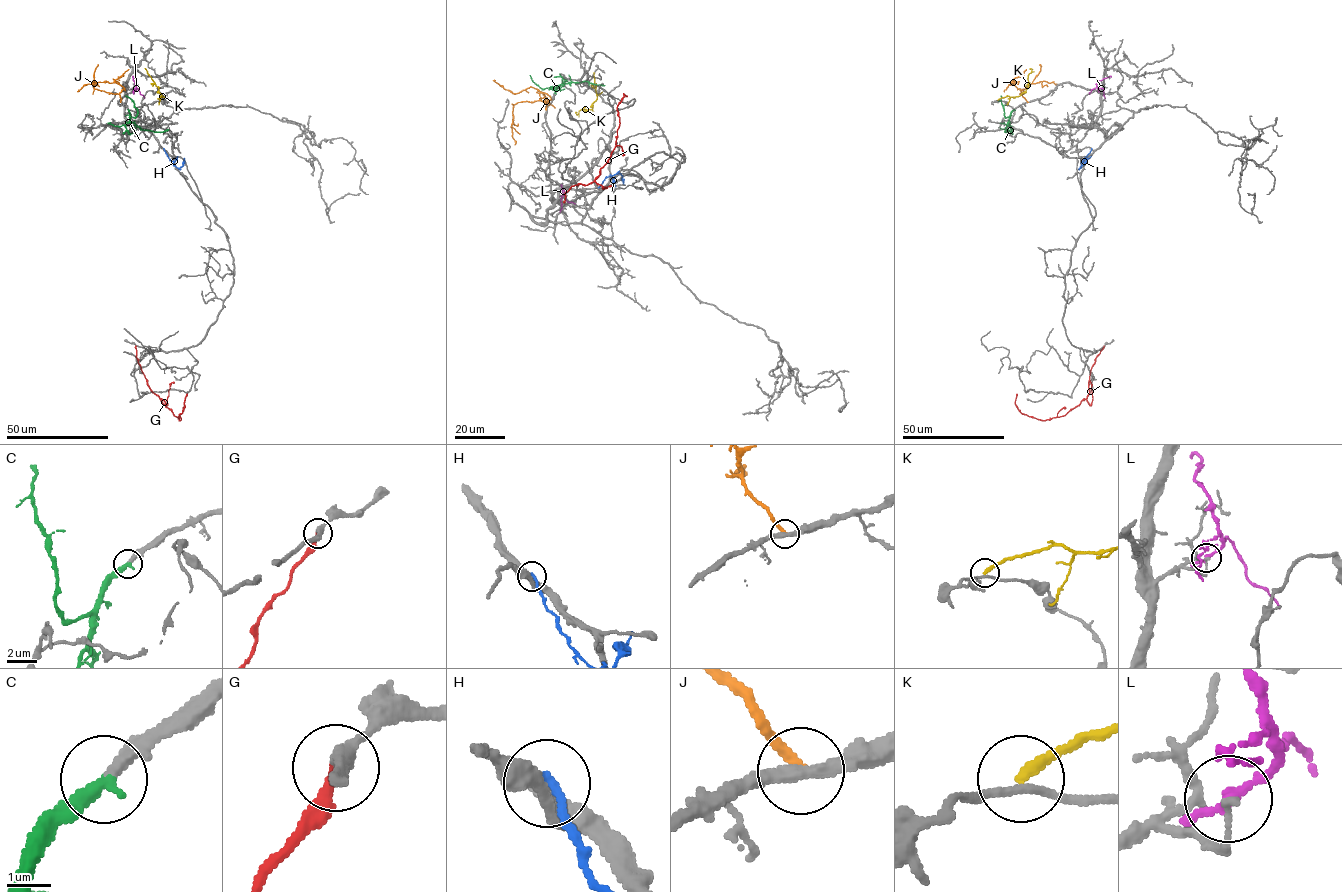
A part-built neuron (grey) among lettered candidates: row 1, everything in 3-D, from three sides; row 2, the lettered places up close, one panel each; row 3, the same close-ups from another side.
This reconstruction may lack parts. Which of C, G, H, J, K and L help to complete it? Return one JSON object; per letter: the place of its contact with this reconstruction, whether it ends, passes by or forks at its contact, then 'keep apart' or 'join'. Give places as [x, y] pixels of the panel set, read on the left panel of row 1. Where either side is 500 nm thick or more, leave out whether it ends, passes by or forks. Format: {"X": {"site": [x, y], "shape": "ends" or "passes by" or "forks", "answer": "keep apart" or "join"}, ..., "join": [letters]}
{"C": {"site": [128, 109], "shape": "ends", "answer": "join"}, "G": {"site": [135, 346], "shape": "ends", "answer": "join"}, "H": {"site": [163, 148], "shape": "ends", "answer": "keep apart"}, "J": {"site": [121, 102], "shape": "ends", "answer": "keep apart"}, "K": {"site": [160, 100], "shape": "ends", "answer": "keep apart"}, "L": {"site": [134, 91], "shape": "passes by", "answer": "keep apart"}, "join": ["C", "G"]}

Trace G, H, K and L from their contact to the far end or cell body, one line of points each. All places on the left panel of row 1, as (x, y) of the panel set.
G: (136, 346), (138, 363), (147, 385), (179, 420), (187, 394)
H: (163, 148), (177, 168), (183, 165), (184, 157)
K: (160, 100), (162, 96), (146, 69)
L: (134, 90), (132, 77)

